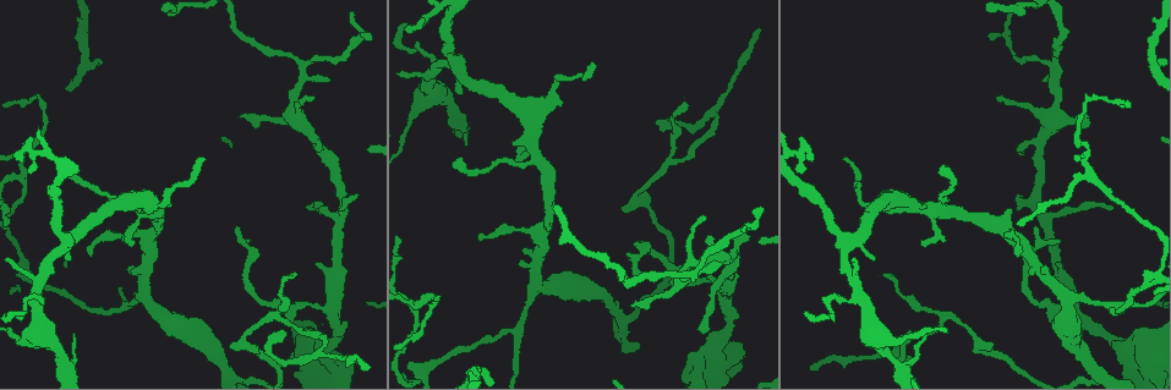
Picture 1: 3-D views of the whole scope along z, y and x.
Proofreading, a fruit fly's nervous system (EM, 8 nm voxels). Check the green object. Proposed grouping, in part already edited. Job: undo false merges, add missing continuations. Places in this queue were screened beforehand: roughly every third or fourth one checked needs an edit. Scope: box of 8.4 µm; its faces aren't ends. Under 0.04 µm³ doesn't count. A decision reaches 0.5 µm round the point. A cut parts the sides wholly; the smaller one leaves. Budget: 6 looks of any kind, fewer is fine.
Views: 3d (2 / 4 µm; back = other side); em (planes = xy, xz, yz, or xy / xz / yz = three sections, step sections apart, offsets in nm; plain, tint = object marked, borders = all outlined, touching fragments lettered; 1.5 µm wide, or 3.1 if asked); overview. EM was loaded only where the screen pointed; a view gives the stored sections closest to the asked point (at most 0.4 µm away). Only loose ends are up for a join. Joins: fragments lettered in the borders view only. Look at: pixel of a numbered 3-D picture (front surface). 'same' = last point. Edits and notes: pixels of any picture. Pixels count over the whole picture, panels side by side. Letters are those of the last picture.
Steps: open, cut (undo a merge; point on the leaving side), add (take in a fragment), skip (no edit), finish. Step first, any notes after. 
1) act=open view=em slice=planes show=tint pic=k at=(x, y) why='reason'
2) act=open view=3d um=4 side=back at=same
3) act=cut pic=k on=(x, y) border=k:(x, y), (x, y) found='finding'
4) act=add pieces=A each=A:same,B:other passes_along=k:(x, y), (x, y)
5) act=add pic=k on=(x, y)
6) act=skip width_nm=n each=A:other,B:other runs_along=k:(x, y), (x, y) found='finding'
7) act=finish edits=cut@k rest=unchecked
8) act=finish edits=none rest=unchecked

act=open view=3d um=2 pic=1 at=(536, 280)

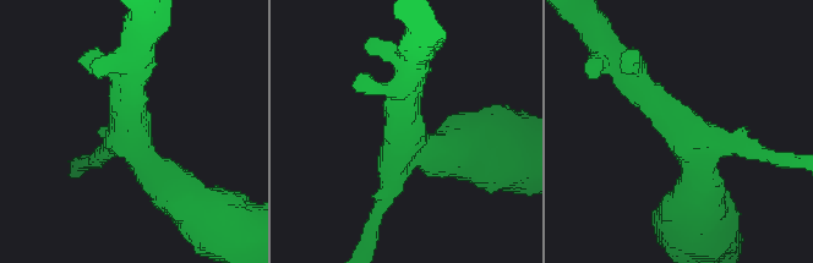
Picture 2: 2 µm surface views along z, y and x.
act=open view=em slice=planes show=borders pic=2 at=(684, 137) arms=3 why='now the EM'

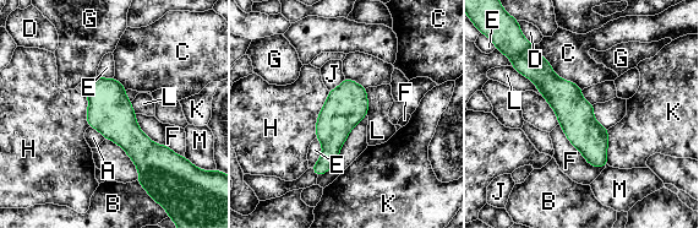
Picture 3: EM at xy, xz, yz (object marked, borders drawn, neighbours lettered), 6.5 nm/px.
act=skip width_nm=240 each=A:other,B:other,C:other,D:other,E:other,F:other,G:other,H:other,J:other,K:other,L:other,M:other border=3:(344, 77), (336, 87), (328, 90) found='all the same neuron'

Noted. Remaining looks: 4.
act=open view=3d um=2 pic=1 at=(461, 89) why='free end'

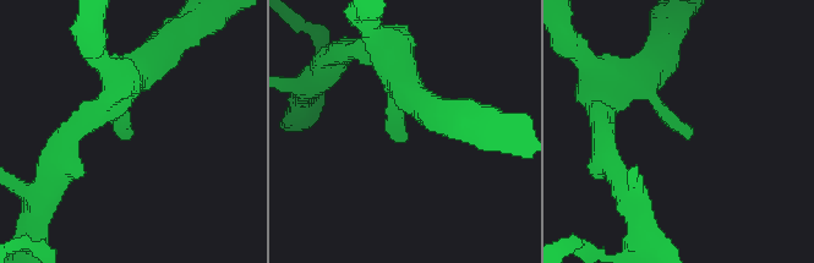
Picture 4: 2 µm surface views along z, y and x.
act=open view=em slice=yz step=4 show=tint pic=4 at=(408, 136) why='now the EM'

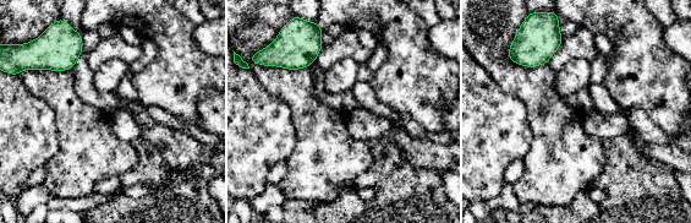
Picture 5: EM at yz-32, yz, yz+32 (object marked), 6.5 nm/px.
act=open view=em slice=planes show=borders at=same

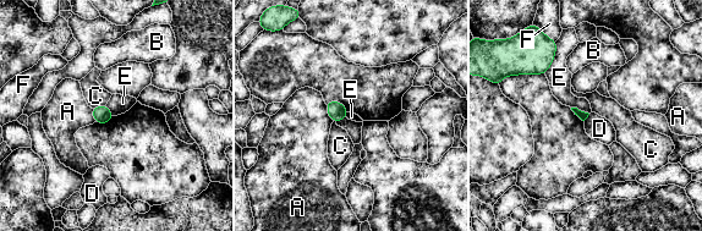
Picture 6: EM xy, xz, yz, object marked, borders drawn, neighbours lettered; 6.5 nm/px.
act=skip each=A:other,B:other,C:other,D:other,E:other,F:other border=6:(557, 40), (555, 56), (544, 73) found='none of them fits'

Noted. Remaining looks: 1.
act=finish edits=none rest=unchecked

